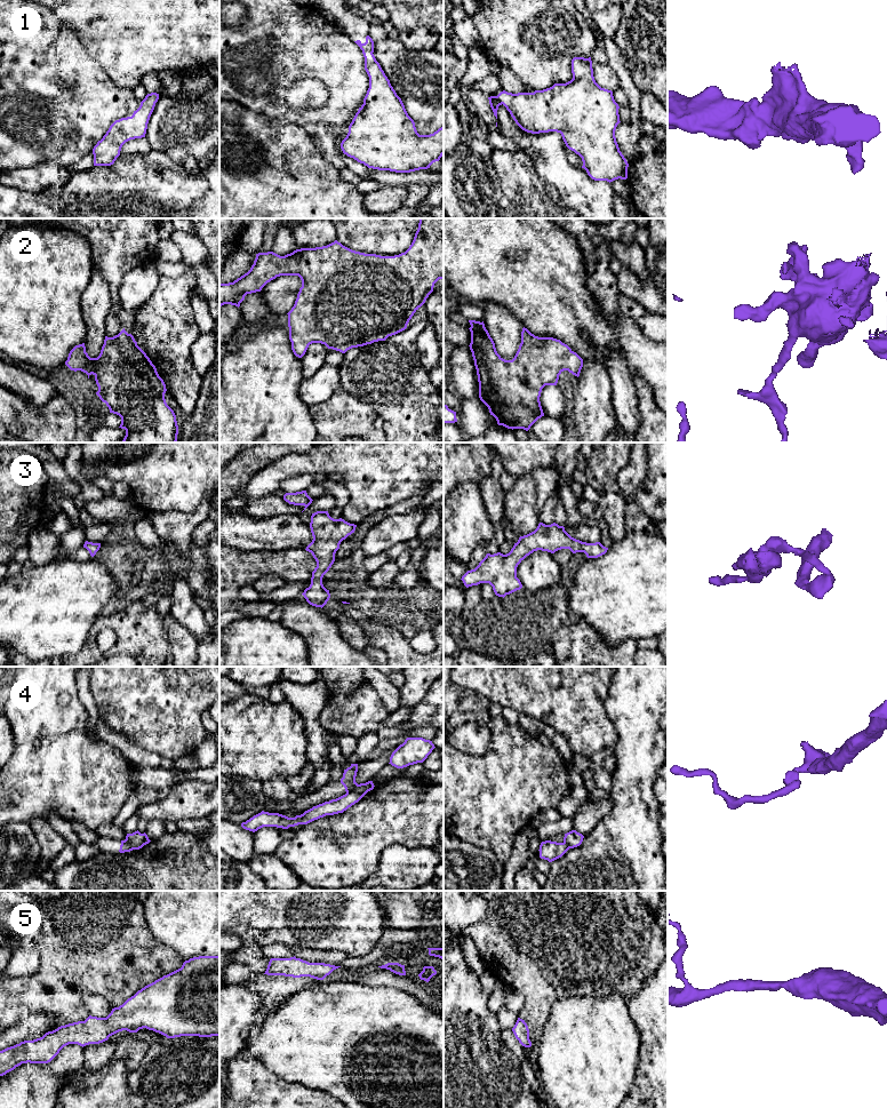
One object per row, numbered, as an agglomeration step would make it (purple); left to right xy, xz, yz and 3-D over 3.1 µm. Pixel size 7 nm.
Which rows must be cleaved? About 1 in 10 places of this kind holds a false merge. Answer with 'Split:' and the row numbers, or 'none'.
Split: 4

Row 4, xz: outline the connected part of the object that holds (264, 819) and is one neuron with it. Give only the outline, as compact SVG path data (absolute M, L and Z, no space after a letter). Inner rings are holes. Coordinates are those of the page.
M373 781L360 783L345 795L313 806L303 814L296 815L295 818L288 818L279 813L269 813L262 811L246 822L242 822L241 827L246 830L255 832L263 827L288 829L289 827L295 827L298 824L307 824L326 815L343 813L349 807L358 803L368 791L373 790L374 787L375 786Z

